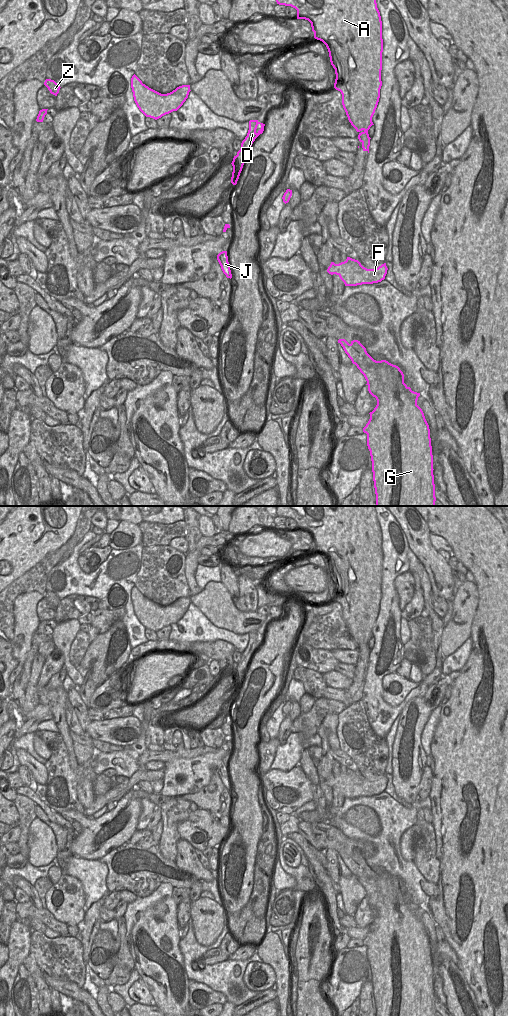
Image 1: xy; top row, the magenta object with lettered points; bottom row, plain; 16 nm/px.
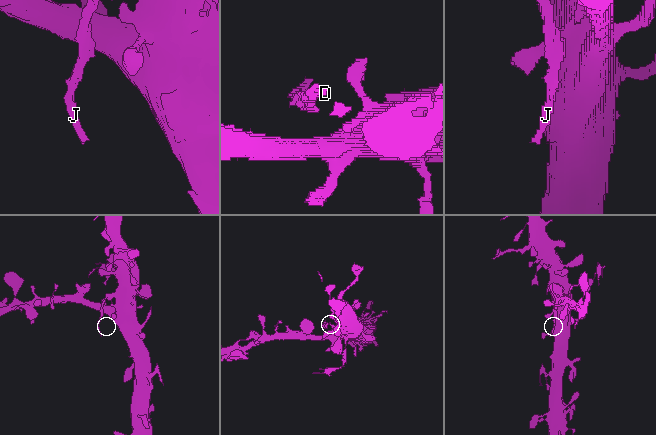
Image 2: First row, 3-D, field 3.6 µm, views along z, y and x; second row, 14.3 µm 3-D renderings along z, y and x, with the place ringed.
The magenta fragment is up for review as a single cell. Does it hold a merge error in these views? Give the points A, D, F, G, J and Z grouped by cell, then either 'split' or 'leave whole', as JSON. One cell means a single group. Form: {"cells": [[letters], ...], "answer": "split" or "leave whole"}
{"cells": [["A", "D", "F", "G", "Z"], ["J"]], "answer": "split"}

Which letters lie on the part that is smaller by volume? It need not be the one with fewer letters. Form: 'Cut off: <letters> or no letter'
Cut off: J

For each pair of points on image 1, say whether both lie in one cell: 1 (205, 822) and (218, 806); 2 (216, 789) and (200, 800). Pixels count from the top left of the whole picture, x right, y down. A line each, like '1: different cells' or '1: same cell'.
1: different cells
2: same cell

